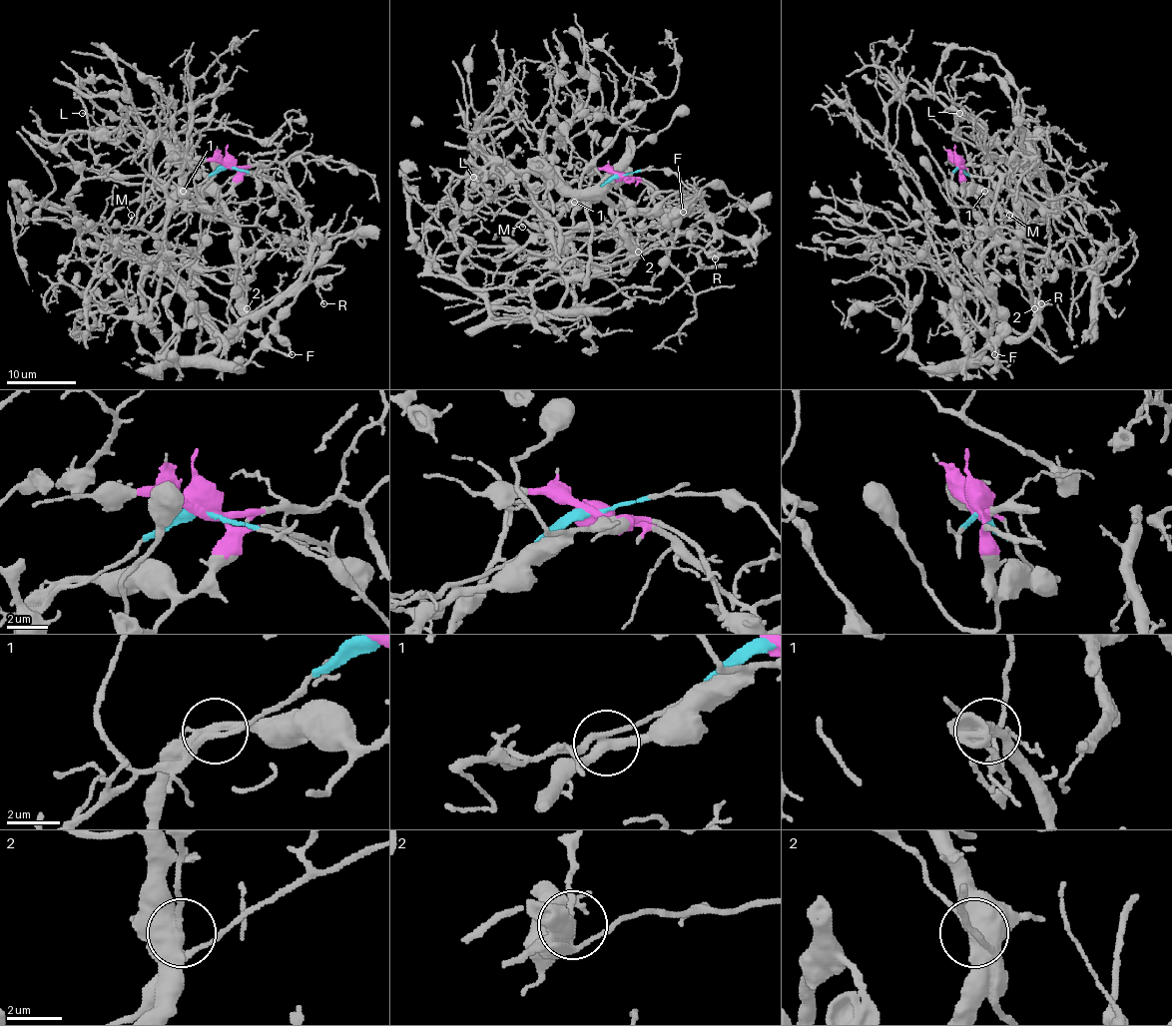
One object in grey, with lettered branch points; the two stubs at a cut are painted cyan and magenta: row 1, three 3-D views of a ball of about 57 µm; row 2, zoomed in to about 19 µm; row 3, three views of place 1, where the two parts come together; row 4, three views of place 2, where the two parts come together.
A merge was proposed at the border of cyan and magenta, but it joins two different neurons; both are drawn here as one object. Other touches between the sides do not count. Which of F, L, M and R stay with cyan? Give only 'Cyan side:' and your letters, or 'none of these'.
Cyan side: M, R

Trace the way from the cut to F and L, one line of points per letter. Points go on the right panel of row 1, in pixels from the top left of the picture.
F: (957, 166), (999, 187), (991, 245), (982, 258), (984, 291), (1003, 321), (994, 354)
L: (957, 166), (964, 194), (996, 203), (1001, 234), (961, 224), (903, 103), (935, 96), (978, 133), (959, 114)

